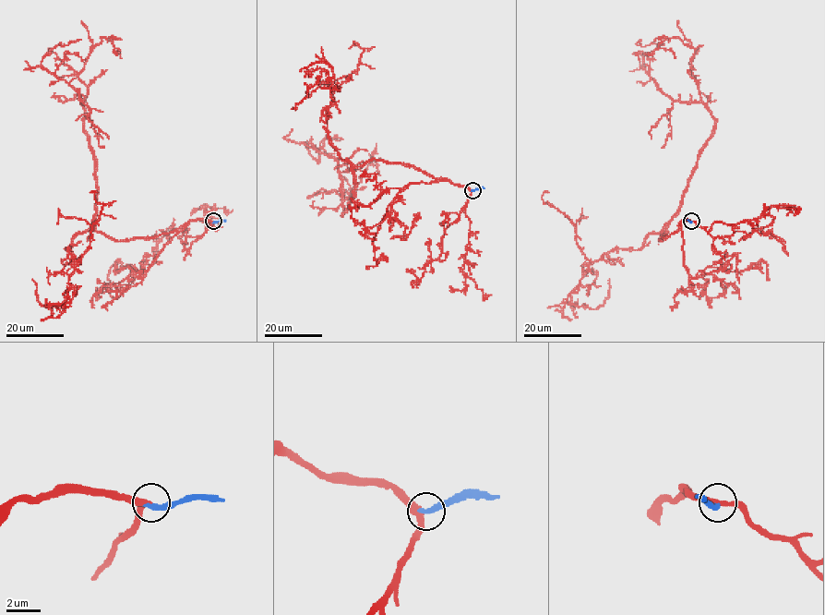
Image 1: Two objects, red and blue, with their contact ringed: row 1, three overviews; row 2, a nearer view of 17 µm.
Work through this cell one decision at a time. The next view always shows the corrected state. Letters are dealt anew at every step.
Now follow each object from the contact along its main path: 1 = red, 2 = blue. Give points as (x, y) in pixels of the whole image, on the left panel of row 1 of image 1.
1: (213, 222), (124, 241), (96, 230), (84, 104), (41, 65), (60, 42), (81, 39)
2: (213, 222), (225, 221)

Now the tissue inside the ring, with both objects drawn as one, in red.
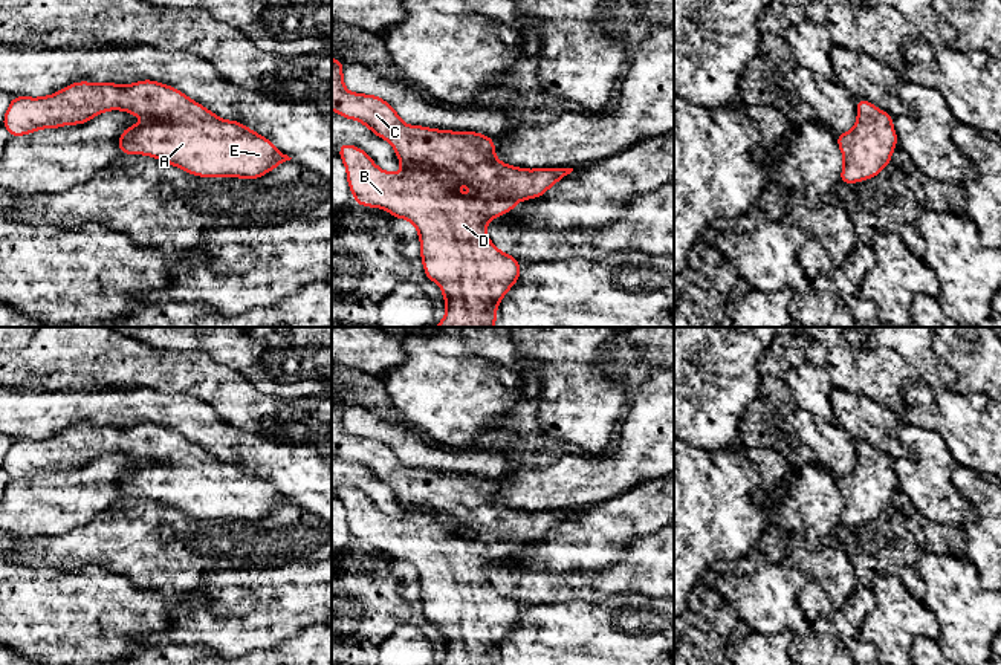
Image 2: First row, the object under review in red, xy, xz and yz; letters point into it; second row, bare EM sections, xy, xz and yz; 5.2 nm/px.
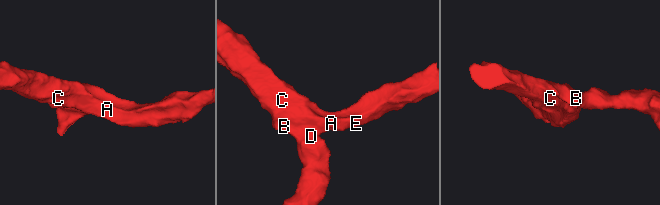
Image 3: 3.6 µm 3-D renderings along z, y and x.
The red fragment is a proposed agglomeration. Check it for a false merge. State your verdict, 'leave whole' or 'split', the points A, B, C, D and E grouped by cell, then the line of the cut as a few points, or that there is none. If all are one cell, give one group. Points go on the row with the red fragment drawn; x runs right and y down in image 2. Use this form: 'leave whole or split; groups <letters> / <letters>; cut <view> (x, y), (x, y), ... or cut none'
leave whole; groups A B C D E; cut none

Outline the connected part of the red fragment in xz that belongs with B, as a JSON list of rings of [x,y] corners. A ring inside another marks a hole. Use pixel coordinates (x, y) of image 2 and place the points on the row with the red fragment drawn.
[[[332,57],[332,110],[345,119],[359,121],[388,141],[402,165],[400,173],[384,171],[359,147],[341,144],[339,157],[347,168],[355,203],[382,208],[417,228],[425,275],[442,287],[446,303],[446,315],[436,327],[495,327],[500,301],[520,280],[520,261],[495,248],[486,235],[486,225],[512,211],[521,200],[541,197],[573,168],[526,170],[506,165],[495,157],[495,142],[489,136],[403,124],[382,98],[348,92],[342,69],[344,63]],[[442,173],[474,188],[475,194],[462,194],[440,179]]]

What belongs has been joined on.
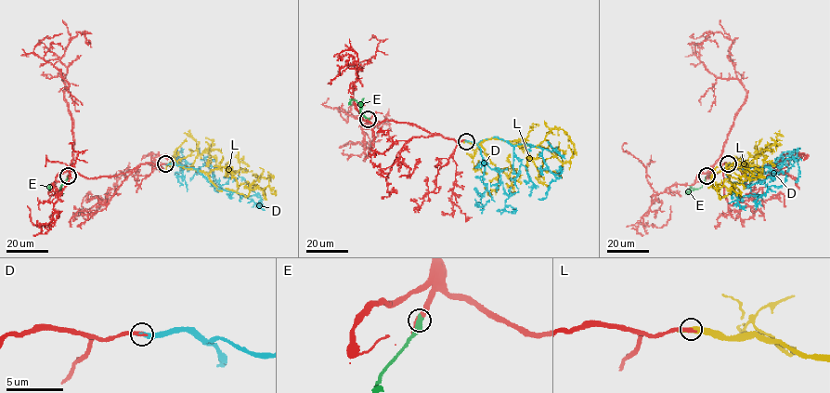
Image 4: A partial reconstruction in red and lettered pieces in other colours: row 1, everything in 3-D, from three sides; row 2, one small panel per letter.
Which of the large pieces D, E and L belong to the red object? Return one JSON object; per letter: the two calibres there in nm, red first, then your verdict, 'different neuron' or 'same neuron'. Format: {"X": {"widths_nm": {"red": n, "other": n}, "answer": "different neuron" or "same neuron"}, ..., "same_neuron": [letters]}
{"D": {"widths_nm": {"red": 360, "other": 360}, "answer": "same neuron"}, "E": {"widths_nm": {"red": 400, "other": 480}, "answer": "different neuron"}, "L": {"widths_nm": {"red": 360, "other": 360}, "answer": "different neuron"}, "same_neuron": ["D"]}

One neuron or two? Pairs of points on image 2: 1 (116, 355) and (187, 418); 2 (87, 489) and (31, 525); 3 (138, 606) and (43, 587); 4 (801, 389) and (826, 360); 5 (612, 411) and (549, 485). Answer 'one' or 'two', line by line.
1: two
2: one
3: one
4: two
5: two

